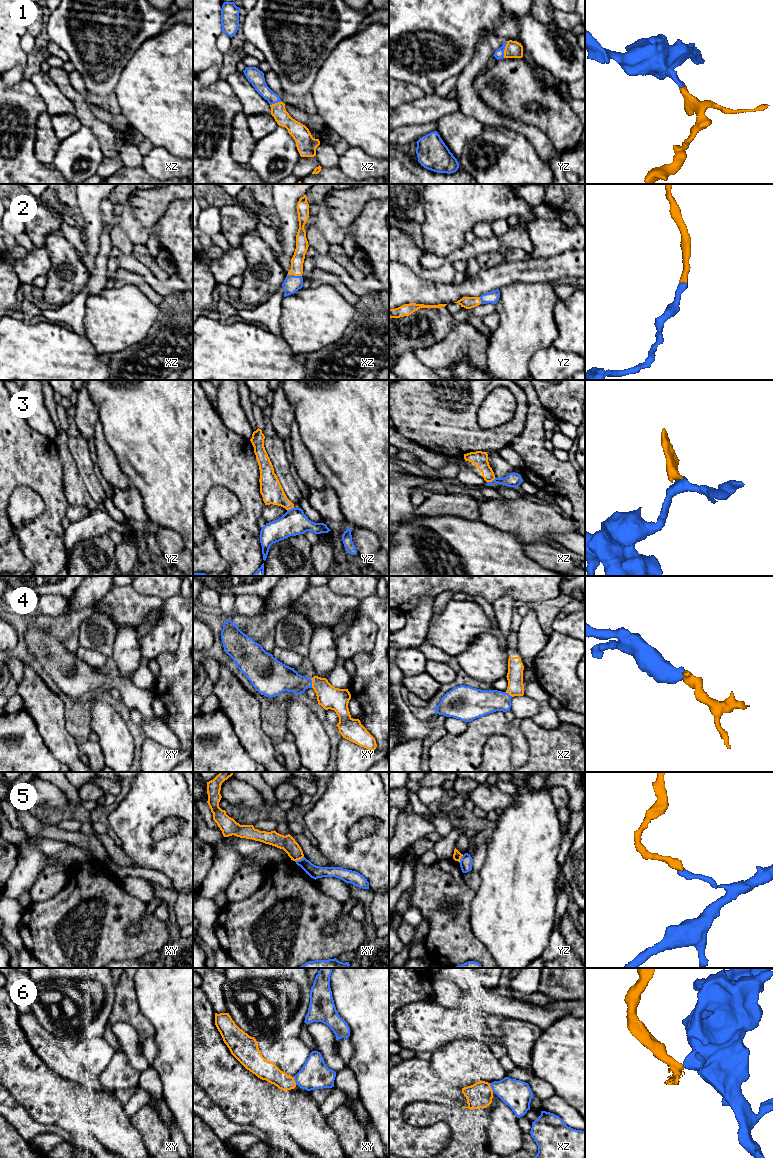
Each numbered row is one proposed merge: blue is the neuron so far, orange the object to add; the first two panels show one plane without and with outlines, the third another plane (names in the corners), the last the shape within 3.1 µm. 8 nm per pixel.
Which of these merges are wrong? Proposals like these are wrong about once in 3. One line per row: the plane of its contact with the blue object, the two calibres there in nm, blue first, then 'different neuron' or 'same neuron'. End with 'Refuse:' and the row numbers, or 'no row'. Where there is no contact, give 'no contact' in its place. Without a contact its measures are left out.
1: yz | 80/140 nm | same neuron
2: xz | 140/100 nm | same neuron
3: xz | 110/130 nm | different neuron
4: xy | 220/190 nm | same neuron
5: xy | 110/120 nm | different neuron
6: xz | 220/200 nm | different neuron
Refuse: 3, 5, 6

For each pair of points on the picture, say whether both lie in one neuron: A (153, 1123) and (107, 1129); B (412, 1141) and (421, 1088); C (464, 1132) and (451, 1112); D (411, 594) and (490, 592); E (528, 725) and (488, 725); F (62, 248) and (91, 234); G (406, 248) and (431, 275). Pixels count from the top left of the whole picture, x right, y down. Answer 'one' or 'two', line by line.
A: two
B: one
C: one
D: one
E: two
F: two
G: one

